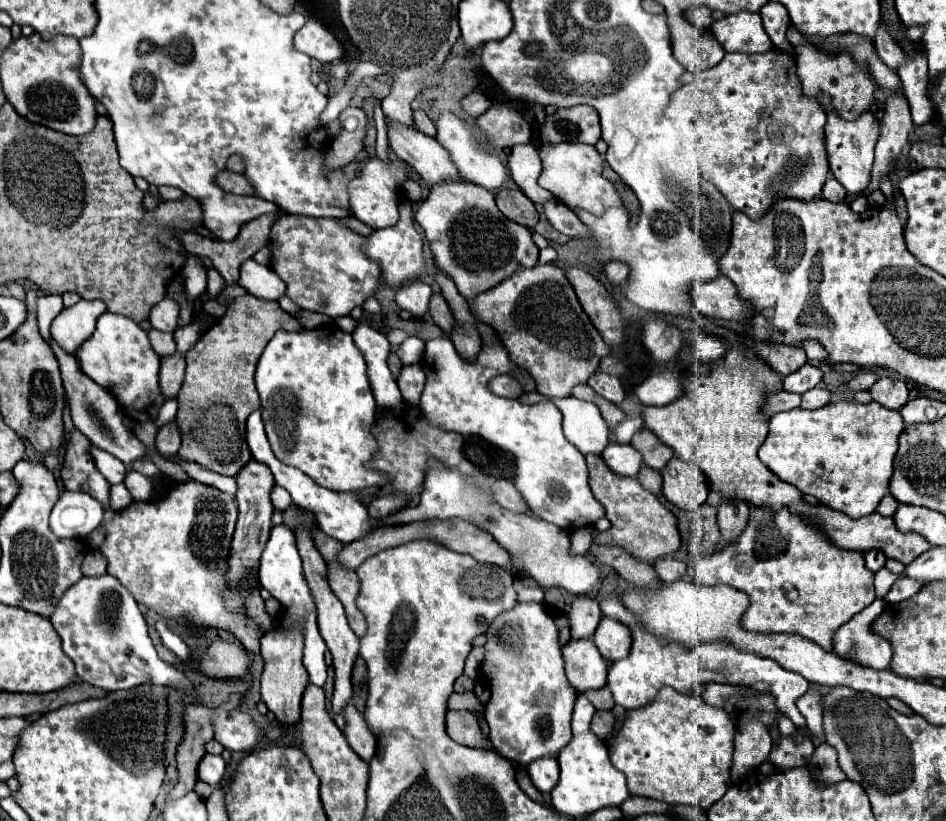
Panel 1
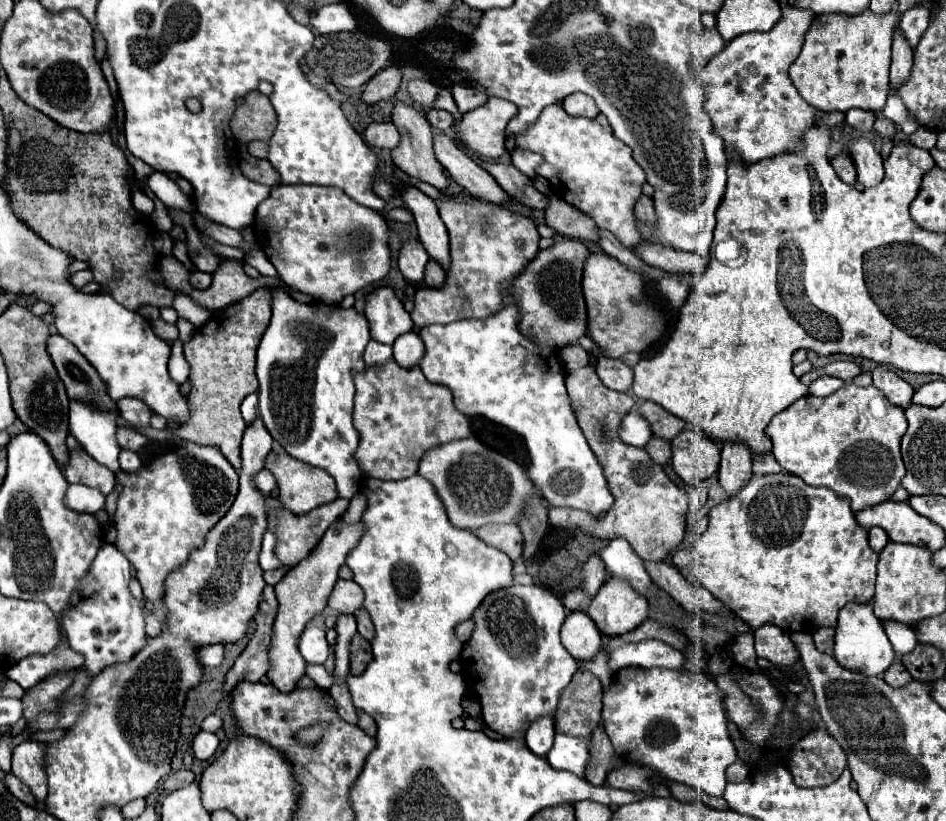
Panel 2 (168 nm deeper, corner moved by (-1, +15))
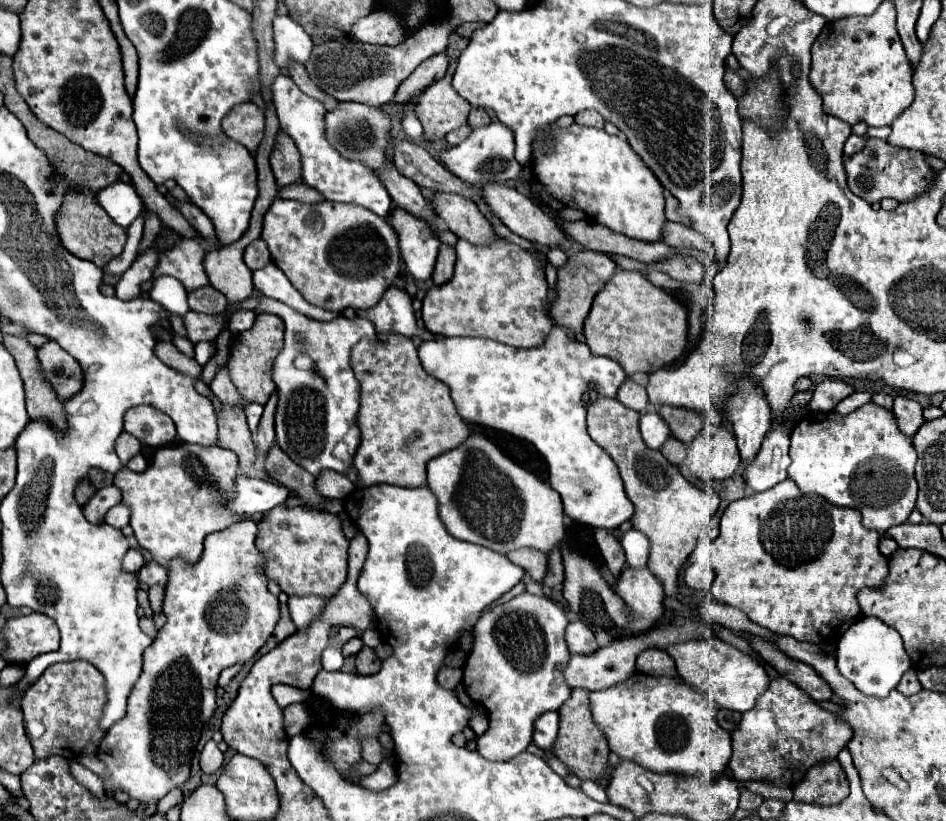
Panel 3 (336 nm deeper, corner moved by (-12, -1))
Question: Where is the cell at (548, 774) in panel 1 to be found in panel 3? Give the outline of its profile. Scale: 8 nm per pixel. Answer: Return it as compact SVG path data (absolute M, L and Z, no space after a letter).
M544 712L534 722L534 742L538 748L546 750L554 744L558 734L558 712Z

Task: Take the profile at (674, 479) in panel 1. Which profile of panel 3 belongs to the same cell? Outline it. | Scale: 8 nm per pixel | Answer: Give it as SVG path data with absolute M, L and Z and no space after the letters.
M708 420L706 426L702 428L702 432L686 444L688 446L688 456L684 460L684 464L702 480L706 482L712 482L712 480L724 480L724 478L730 478L738 466L740 466L740 452L738 452L738 446L736 446L736 440L734 440L734 432L724 426L722 422L718 420Z

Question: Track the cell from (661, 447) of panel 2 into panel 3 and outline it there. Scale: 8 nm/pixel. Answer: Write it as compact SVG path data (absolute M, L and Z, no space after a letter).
M670 436L664 444L662 444L662 454L672 462L672 464L682 464L684 462L684 458L686 458L686 444L684 442L680 442L678 438L674 438L674 436Z

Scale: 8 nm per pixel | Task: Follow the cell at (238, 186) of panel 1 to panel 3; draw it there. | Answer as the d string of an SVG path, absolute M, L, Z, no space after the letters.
M296 182L296 184L290 184L290 186L286 186L286 188L280 188L278 196L280 196L280 198L298 200L298 202L306 202L306 204L310 204L310 202L322 202L322 200L324 200L320 192L316 192L314 188L306 186L304 182L300 182L300 184Z

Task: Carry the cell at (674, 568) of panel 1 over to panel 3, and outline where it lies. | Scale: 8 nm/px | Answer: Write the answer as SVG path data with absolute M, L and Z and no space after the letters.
M690 564L684 572L686 586L696 588L696 590L704 590L704 592L710 592L714 578L716 578L714 570L704 570L700 564Z

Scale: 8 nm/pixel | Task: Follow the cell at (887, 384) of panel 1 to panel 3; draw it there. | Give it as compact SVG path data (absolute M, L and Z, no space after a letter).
M898 396L894 400L894 416L898 420L898 428L902 434L906 436L914 436L918 432L918 428L924 424L922 420L922 406L912 400L912 398L902 398Z

